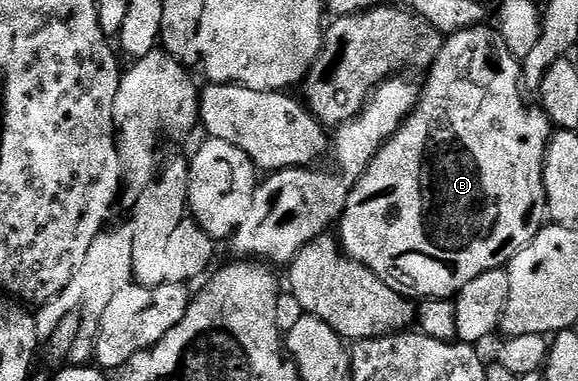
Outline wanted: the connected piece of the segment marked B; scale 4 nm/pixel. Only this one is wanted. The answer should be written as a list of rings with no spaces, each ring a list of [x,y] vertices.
[[[486,26],[470,27],[456,35],[444,38],[441,53],[426,72],[427,84],[422,84],[419,92],[419,102],[415,110],[408,115],[407,120],[400,125],[397,133],[393,133],[385,141],[385,145],[375,154],[364,173],[353,185],[347,198],[347,204],[341,218],[338,220],[338,242],[348,259],[355,259],[374,273],[385,285],[389,285],[399,295],[412,301],[425,299],[451,299],[458,295],[473,277],[481,277],[481,273],[498,271],[506,268],[511,259],[531,244],[537,230],[535,214],[544,210],[547,194],[543,188],[543,157],[547,152],[548,142],[553,134],[553,124],[542,110],[530,111],[525,100],[519,96],[521,92],[521,71],[516,60],[505,57],[504,52],[494,43],[493,35],[486,31]]]

